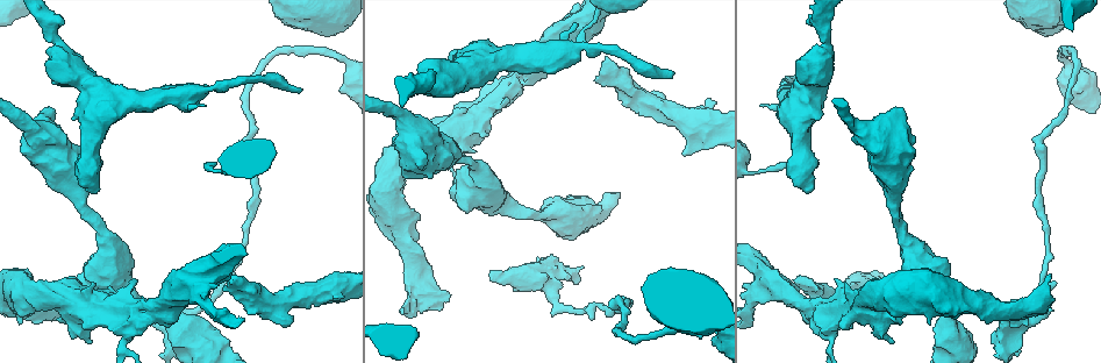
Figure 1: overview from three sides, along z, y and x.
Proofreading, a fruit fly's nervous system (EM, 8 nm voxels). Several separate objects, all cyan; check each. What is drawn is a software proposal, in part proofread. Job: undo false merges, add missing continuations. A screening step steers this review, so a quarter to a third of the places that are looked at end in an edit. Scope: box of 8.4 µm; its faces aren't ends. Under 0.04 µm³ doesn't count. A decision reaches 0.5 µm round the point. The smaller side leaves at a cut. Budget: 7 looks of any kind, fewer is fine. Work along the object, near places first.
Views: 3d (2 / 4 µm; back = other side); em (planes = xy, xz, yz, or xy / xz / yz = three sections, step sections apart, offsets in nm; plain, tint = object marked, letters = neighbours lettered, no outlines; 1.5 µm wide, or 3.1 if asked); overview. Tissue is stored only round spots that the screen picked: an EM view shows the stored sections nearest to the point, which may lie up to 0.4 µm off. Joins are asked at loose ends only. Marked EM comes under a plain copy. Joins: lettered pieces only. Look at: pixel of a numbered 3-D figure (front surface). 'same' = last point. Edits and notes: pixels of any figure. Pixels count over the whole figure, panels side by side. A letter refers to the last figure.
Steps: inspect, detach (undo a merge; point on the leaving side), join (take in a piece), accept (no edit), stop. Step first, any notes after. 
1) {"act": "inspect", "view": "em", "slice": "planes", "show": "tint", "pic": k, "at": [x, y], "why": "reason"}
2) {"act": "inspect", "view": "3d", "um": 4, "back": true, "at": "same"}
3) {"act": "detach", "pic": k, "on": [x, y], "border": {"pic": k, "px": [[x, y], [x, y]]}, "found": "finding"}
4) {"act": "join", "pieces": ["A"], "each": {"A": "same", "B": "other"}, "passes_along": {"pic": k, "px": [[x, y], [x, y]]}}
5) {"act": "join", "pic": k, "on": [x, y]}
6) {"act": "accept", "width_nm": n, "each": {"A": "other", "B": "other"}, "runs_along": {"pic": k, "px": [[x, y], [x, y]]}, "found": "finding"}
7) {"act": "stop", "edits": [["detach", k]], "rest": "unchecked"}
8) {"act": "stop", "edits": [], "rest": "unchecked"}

{"act": "inspect", "view": "em", "slice": "planes", "show": "letters", "pic": 1, "at": [126, 313], "why": "thin arm on a thick one"}

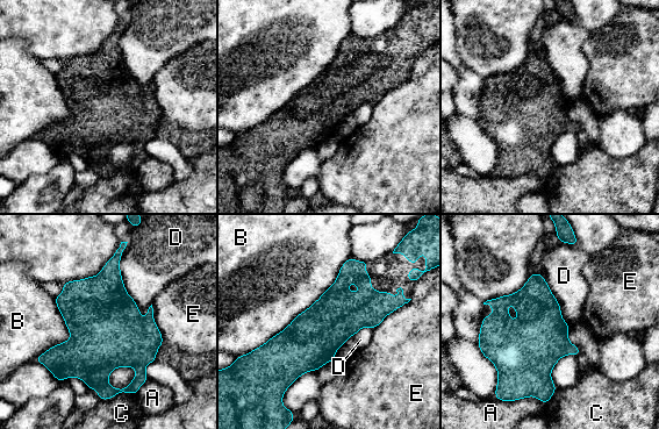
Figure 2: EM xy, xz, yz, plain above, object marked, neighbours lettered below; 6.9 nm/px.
{"act": "accept", "width_nm": 240, "each": {"A": "other", "B": "other", "C": "other", "D": "other", "E": "other"}, "border": {"pic": 2, "px": [[350, 256], [316, 300], [252, 350]]}, "found": "continuous, no second neuron"}

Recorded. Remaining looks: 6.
{"act": "inspect", "view": "em", "slice": "planes", "show": "letters", "pic": 1, "at": [785, 165], "why": "thin end"}

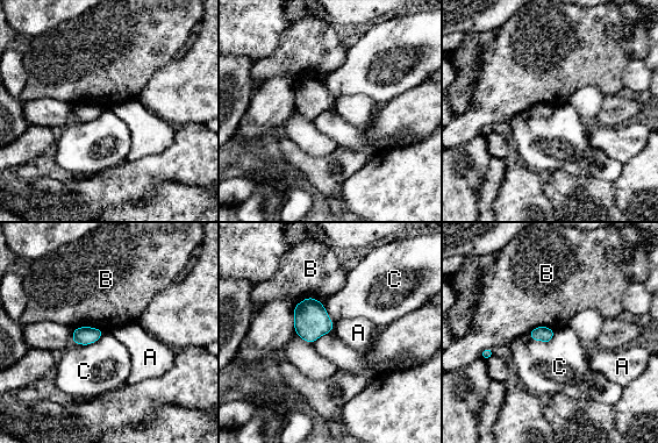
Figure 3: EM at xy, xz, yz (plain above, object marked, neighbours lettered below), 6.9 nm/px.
{"act": "accept", "each": {"A": "other", "B": "other", "C": "other"}, "border": {"pic": 3, "px": [[323, 305], [333, 328], [313, 343]]}, "found": "no lettered piece goes on from it"}

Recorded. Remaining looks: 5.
{"act": "inspect", "view": "3d", "um": 4, "pic": 1, "at": [77, 194], "why": "thick turns thin"}

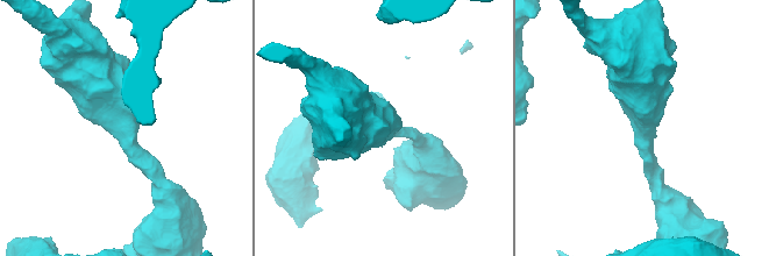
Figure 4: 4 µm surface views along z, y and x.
{"act": "inspect", "view": "em", "slice": "planes", "show": "letters", "pic": 4, "at": [123, 124]}

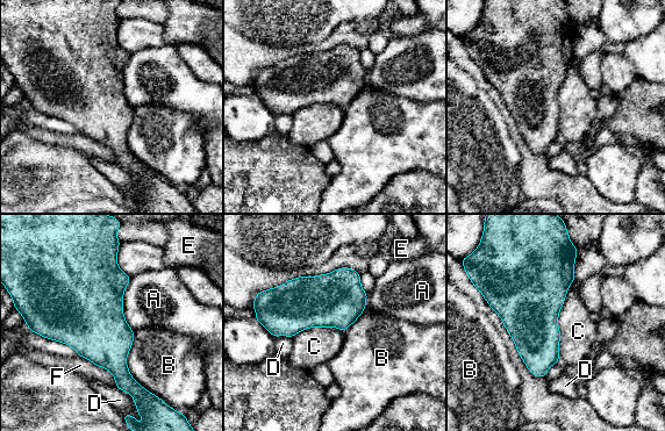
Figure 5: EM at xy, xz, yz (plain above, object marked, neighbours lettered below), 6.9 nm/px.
{"act": "accept", "each": {"A": "other", "B": "other", "C": "other", "D": "other", "E": "other", "F": "other"}, "border": {"pic": 5, "px": [[133, 331], [127, 368], [163, 400]]}, "found": "one neuron here"}

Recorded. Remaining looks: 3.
{"act": "stop", "edits": [], "rest": "unchecked"}

